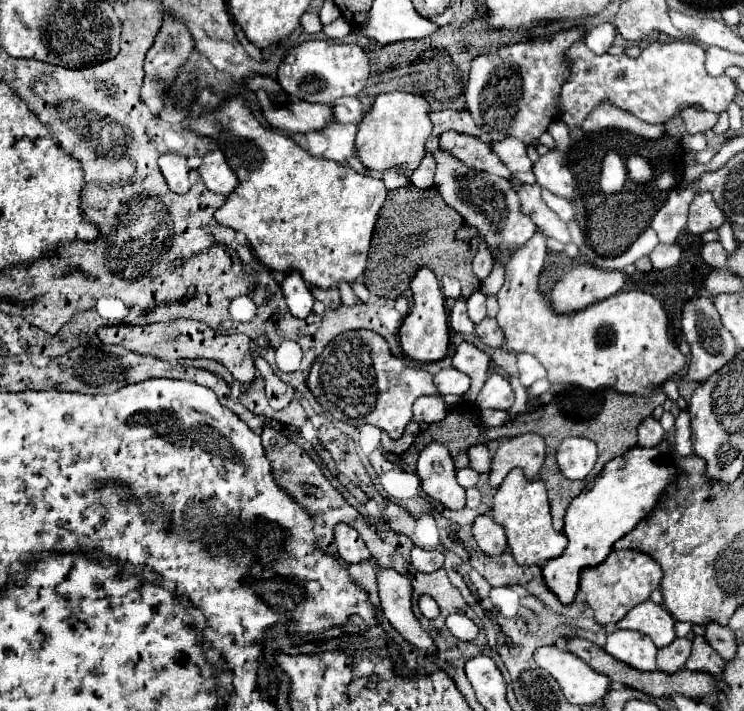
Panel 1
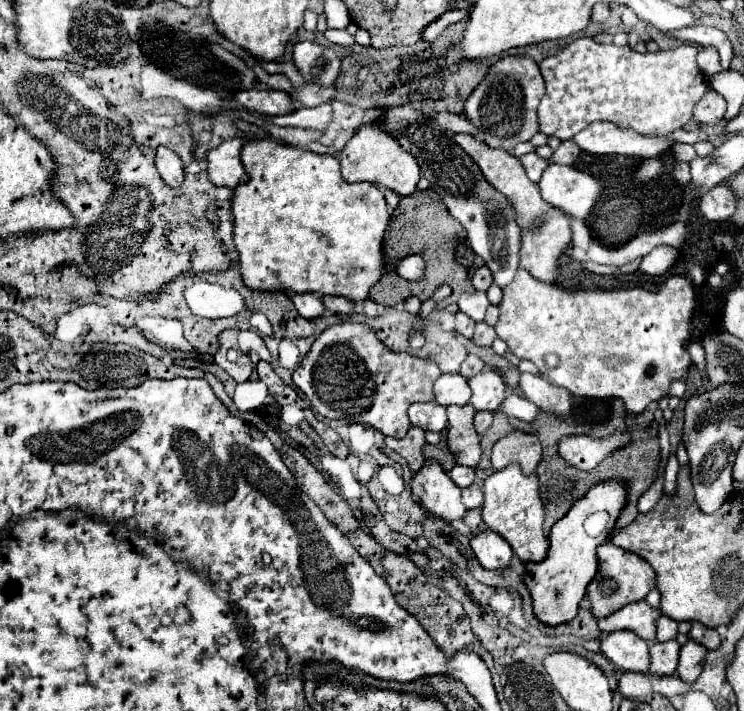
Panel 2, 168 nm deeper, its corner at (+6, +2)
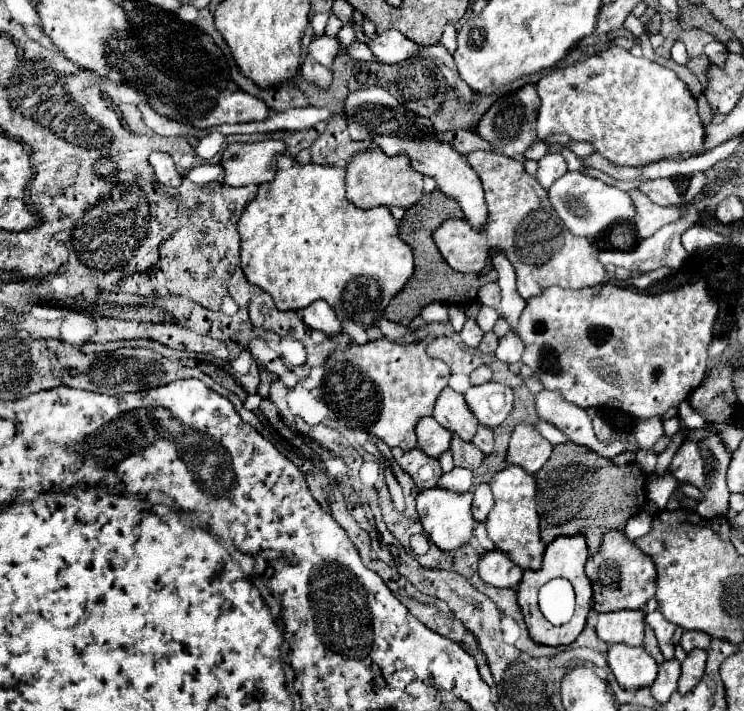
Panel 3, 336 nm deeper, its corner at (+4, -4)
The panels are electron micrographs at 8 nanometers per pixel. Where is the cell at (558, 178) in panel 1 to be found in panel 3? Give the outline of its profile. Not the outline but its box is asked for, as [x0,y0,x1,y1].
[548,172,634,240]

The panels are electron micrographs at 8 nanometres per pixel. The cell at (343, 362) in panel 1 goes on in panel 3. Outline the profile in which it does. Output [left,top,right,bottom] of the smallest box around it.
[322,338,450,448]

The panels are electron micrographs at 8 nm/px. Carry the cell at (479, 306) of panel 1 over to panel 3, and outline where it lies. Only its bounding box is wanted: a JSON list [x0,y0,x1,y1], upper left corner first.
[476,302,498,332]

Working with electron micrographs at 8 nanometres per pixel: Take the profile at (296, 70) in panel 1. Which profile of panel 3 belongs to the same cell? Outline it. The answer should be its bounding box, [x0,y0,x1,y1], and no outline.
[306,36,340,68]

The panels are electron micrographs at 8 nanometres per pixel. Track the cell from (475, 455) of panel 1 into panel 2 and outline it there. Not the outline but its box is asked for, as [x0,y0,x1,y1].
[448,406,480,468]

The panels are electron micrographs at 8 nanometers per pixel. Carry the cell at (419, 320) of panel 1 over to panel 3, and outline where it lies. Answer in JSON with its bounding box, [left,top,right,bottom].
[238,154,414,326]

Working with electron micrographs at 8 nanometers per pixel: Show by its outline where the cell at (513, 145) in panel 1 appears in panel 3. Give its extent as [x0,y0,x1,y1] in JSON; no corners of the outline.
[536,154,566,190]

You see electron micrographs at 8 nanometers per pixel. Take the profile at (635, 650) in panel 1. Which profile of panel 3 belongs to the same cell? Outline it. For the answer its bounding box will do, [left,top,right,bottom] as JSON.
[608,644,658,688]

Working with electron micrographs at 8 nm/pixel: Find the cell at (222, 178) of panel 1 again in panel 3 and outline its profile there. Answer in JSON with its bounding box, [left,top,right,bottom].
[220,140,286,186]

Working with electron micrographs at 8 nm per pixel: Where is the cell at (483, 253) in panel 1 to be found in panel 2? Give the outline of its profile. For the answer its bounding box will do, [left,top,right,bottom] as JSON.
[472,266,492,290]

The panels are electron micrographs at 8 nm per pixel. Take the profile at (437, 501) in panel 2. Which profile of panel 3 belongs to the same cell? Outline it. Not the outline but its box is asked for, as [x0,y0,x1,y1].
[416,486,474,550]

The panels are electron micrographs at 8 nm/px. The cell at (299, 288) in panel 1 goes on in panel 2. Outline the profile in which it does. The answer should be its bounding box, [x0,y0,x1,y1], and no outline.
[292,292,326,320]

